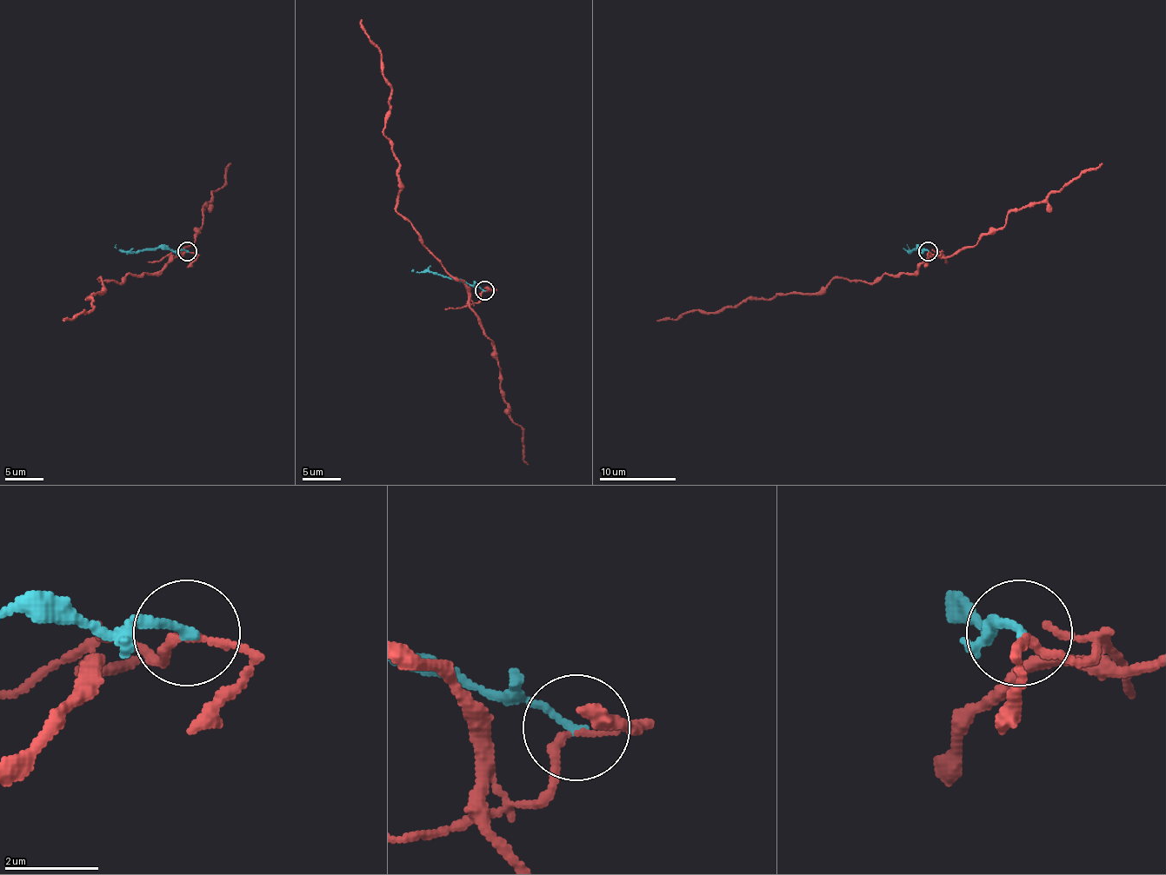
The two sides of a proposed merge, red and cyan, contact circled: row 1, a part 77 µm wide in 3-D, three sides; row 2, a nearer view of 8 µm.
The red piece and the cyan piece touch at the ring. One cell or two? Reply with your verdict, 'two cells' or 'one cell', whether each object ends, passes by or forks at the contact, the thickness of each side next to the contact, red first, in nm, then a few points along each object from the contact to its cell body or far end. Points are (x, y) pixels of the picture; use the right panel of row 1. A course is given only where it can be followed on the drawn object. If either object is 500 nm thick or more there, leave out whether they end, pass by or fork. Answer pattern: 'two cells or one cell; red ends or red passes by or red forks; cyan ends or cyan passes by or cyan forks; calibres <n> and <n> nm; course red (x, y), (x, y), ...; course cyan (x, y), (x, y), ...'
two cells; red passes by; cyan ends; calibres 140 and 160 nm; course red (929, 253), (940, 255), (913, 274), (869, 283), (835, 277), (817, 293), (744, 298), (656, 321); course cyan (929, 250), (909, 250), (907, 245)

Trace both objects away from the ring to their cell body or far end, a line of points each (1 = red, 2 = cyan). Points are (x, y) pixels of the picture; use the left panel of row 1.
1: (187, 253), (155, 274), (99, 277), (101, 293), (86, 298), (93, 308), (63, 321)
2: (187, 250), (118, 250), (115, 245)

